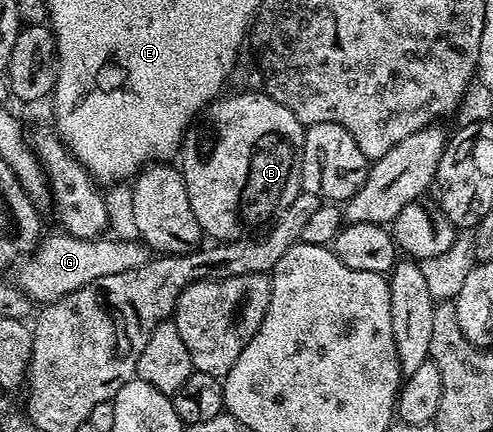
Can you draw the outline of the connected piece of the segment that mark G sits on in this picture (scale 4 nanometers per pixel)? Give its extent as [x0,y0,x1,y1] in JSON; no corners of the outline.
[19,233,150,304]

